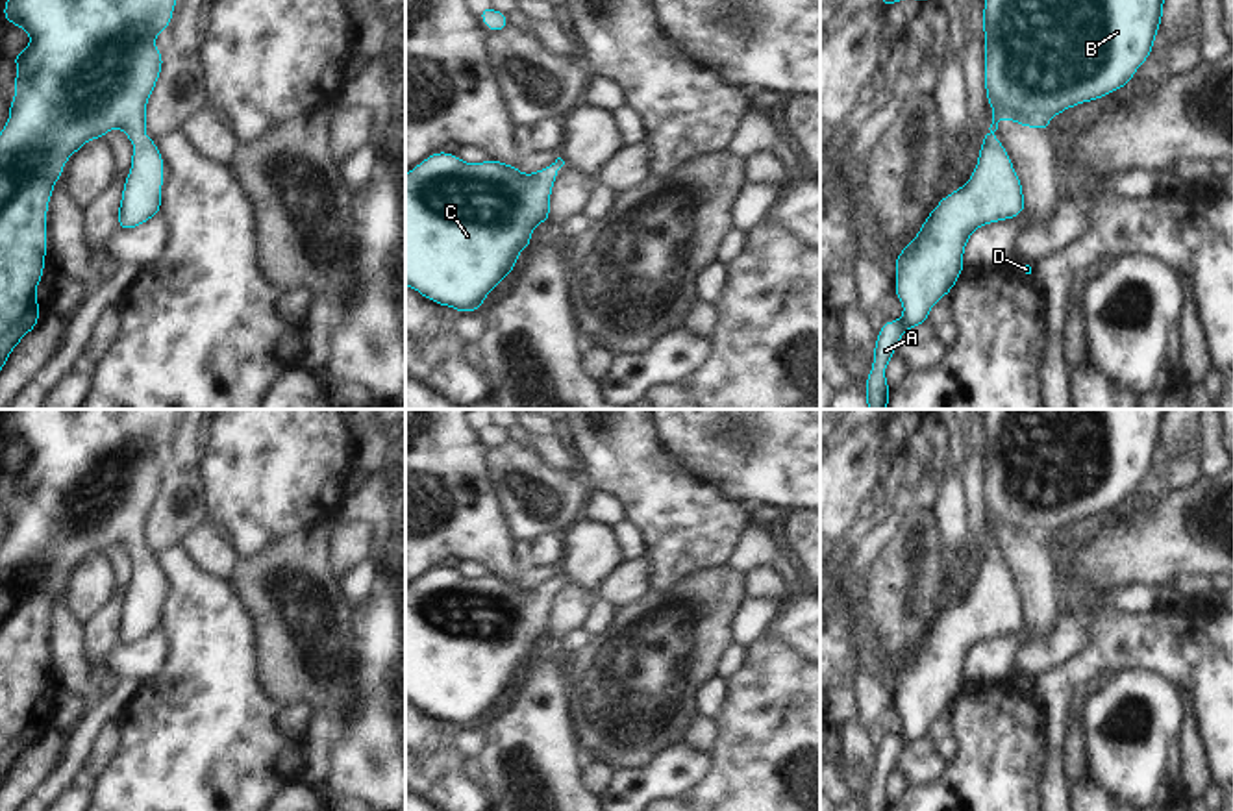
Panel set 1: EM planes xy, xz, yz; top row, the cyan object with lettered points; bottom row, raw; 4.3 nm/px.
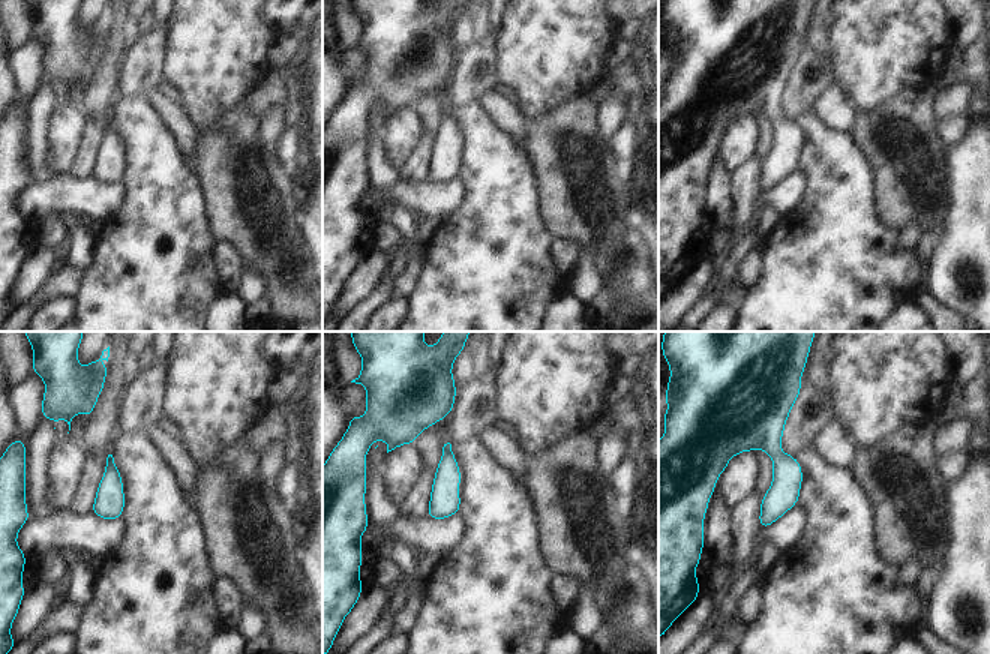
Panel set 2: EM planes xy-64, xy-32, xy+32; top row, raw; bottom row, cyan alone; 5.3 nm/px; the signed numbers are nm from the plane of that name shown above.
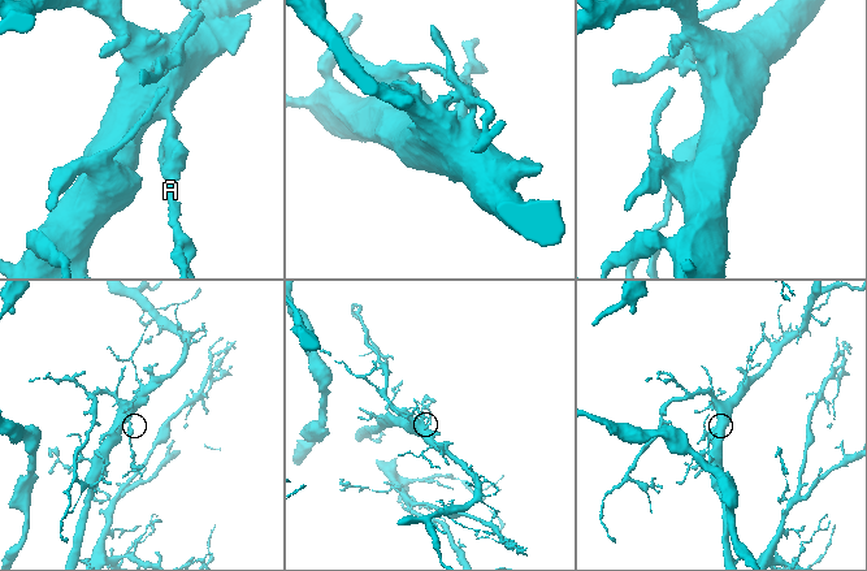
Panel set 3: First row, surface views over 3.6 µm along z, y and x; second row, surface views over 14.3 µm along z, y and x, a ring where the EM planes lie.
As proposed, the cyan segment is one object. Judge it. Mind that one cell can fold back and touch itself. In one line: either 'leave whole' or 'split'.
leave whole

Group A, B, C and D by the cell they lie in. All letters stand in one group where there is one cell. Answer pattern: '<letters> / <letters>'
A B C D

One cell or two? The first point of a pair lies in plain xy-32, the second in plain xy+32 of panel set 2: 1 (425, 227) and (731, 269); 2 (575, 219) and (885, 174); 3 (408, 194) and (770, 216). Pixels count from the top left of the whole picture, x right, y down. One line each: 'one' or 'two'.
1: one
2: one
3: two

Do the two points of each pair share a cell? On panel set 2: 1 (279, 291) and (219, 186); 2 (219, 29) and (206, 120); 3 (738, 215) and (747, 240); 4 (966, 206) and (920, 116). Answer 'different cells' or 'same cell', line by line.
1: same cell
2: same cell
3: different cells
4: different cells

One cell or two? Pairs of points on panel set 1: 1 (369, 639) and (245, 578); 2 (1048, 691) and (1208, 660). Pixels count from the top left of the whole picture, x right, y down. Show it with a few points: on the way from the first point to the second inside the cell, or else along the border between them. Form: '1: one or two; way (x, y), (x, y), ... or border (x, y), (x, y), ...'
1: two; border (354, 606), (358, 611), (356, 674)
2: one; way (1087, 663), (1102, 652), (1169, 652)

